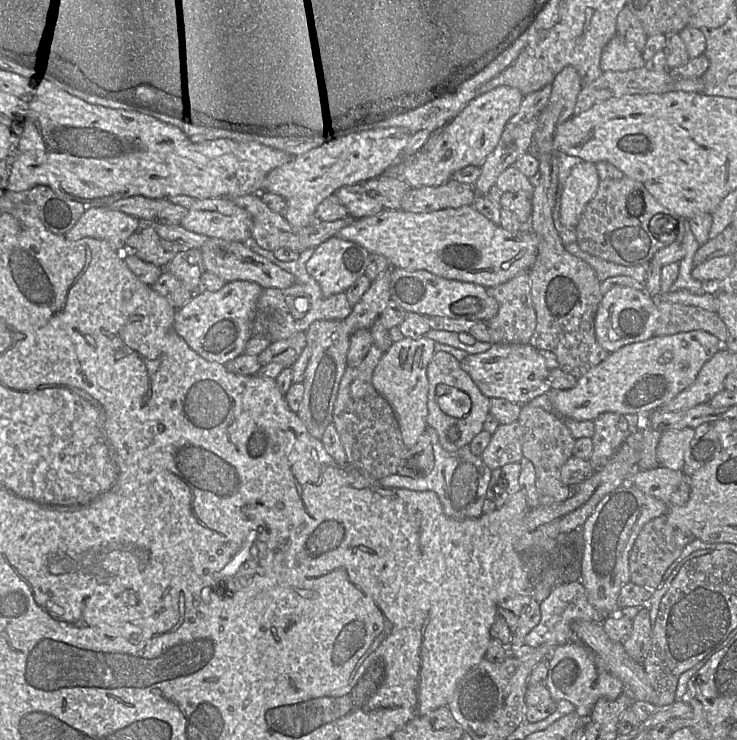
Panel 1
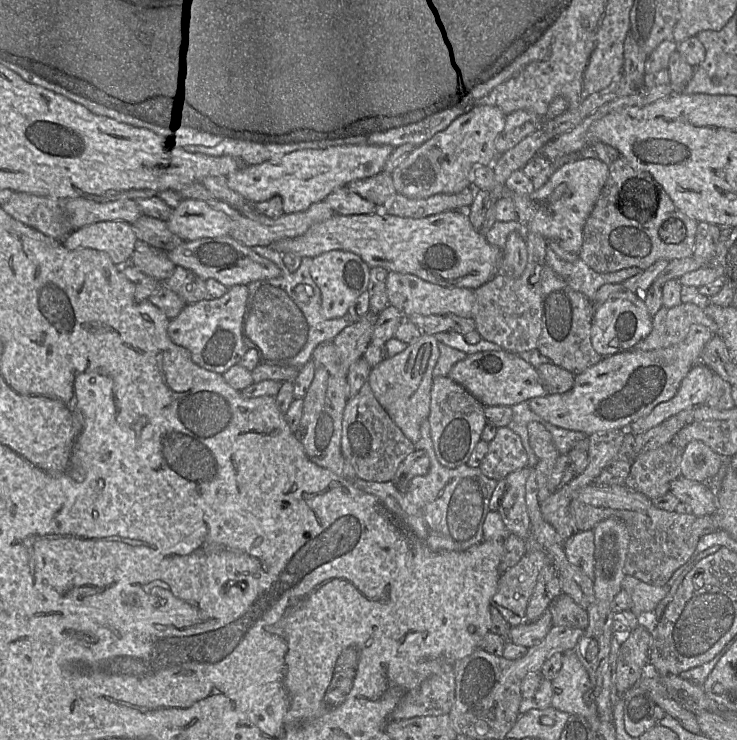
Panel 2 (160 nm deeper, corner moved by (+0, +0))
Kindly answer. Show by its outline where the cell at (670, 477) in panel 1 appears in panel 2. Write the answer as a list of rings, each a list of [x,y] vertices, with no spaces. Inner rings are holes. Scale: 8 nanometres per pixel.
[[[680,476],[671,483],[670,493],[689,505],[695,517],[713,515],[717,510],[717,496],[705,483]]]

